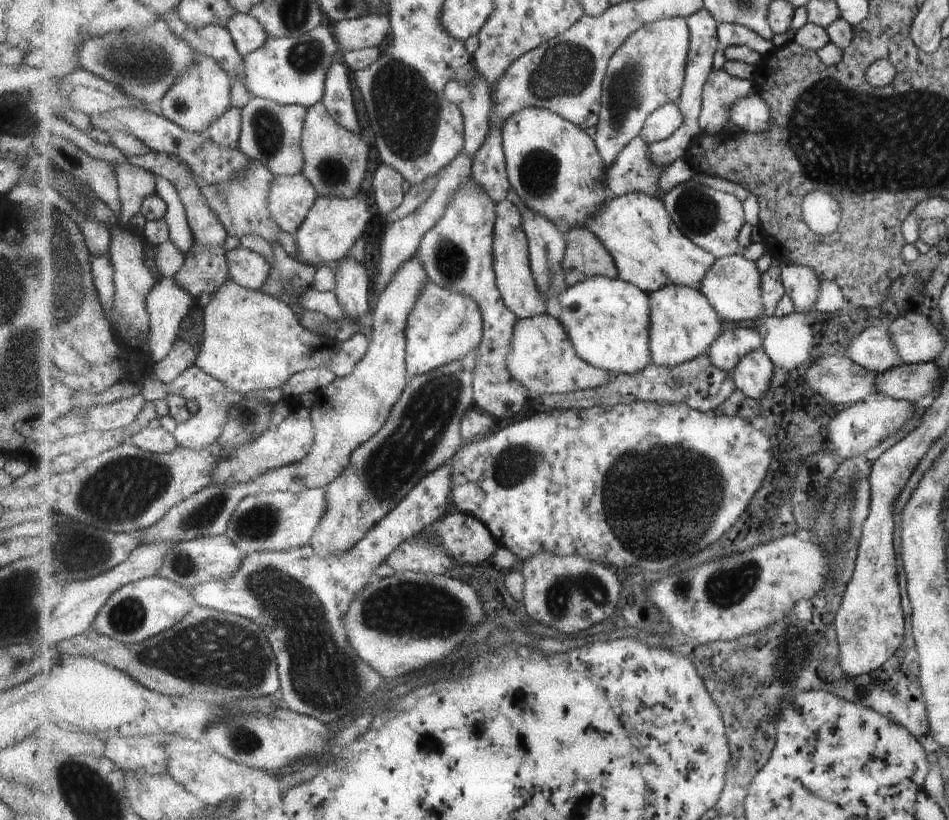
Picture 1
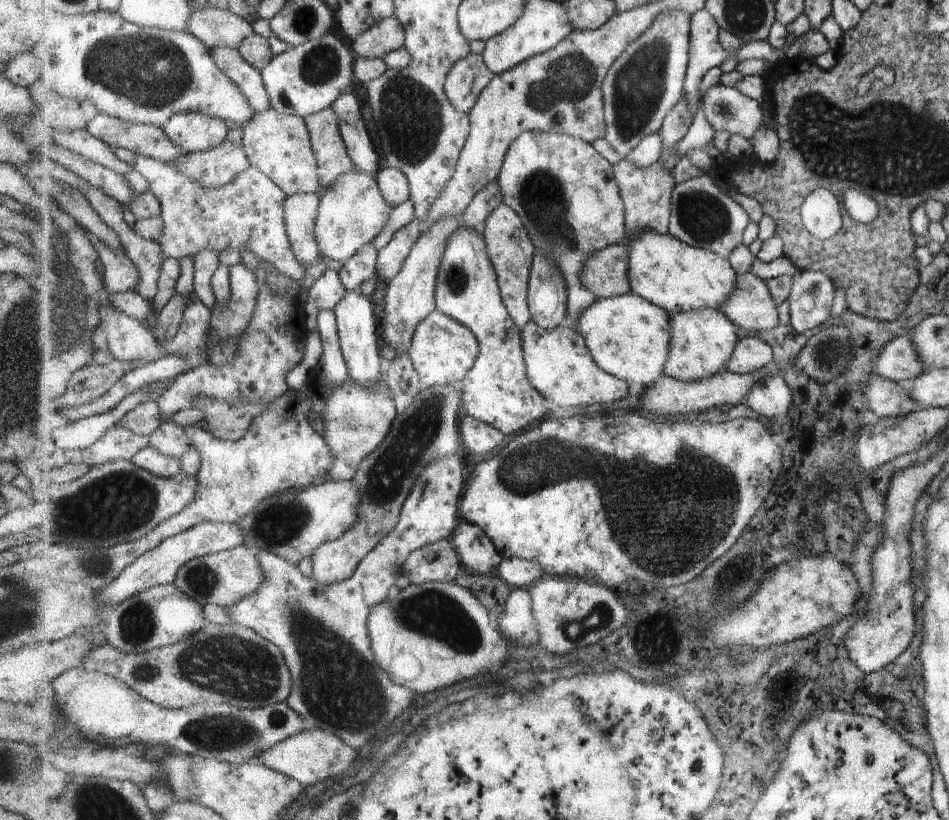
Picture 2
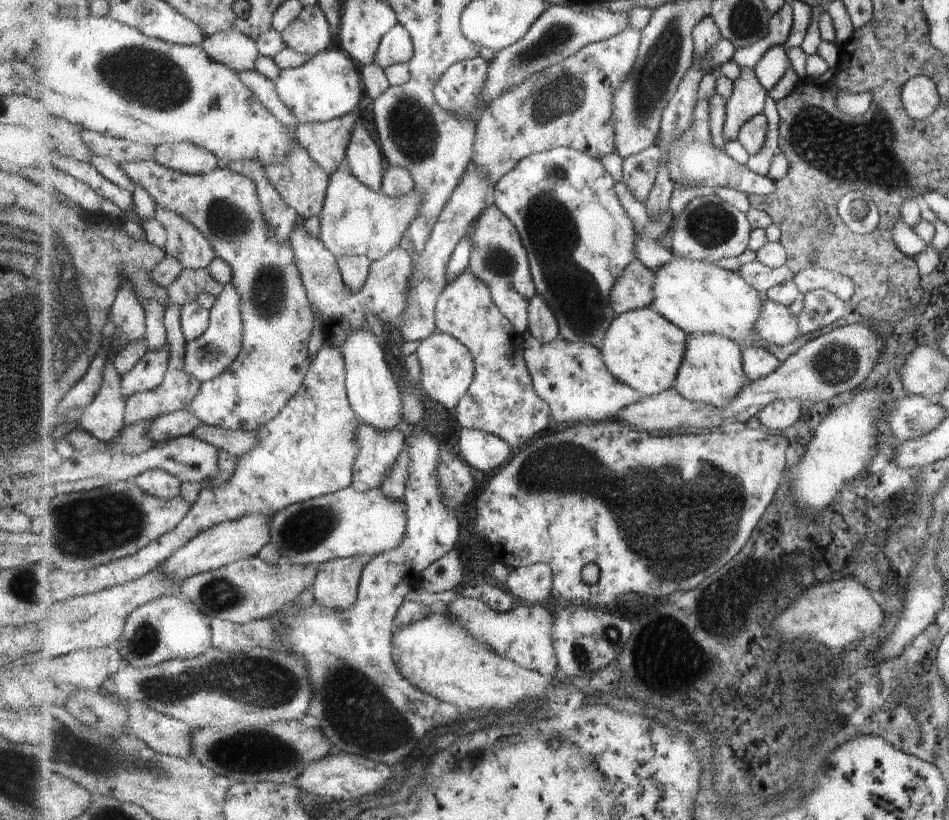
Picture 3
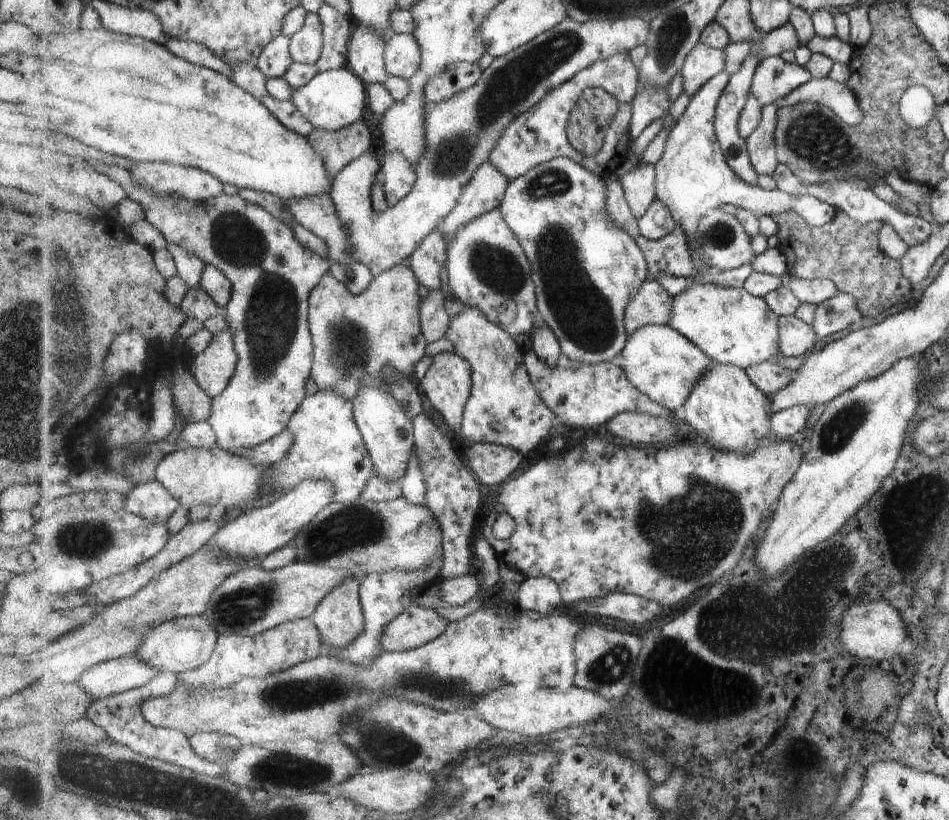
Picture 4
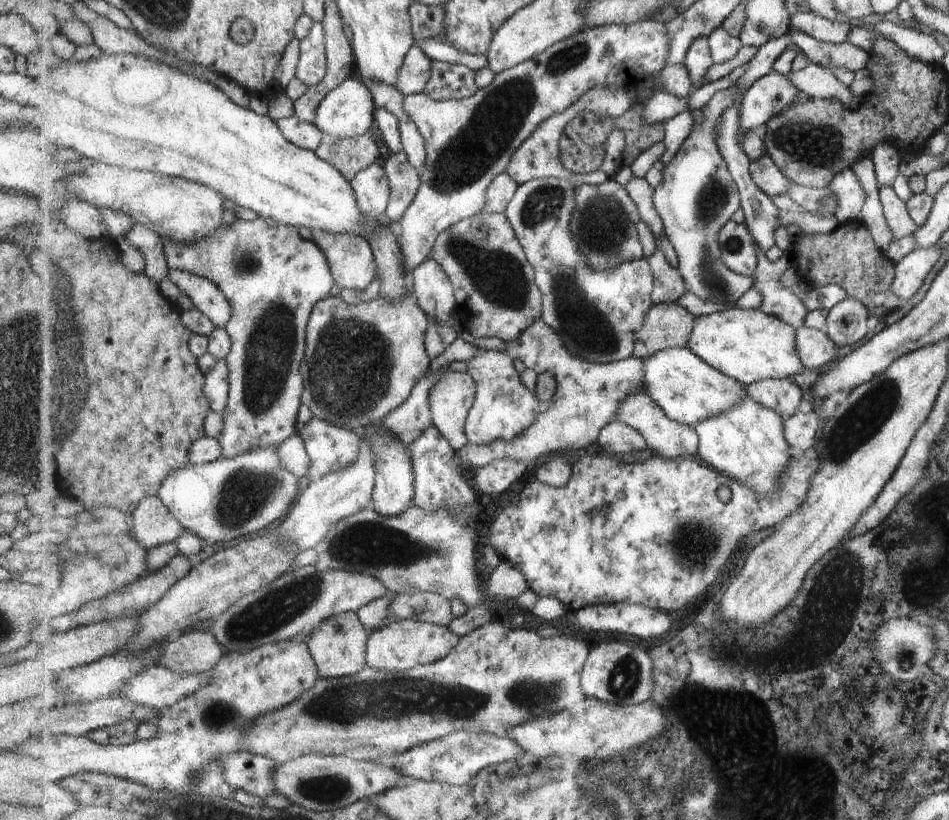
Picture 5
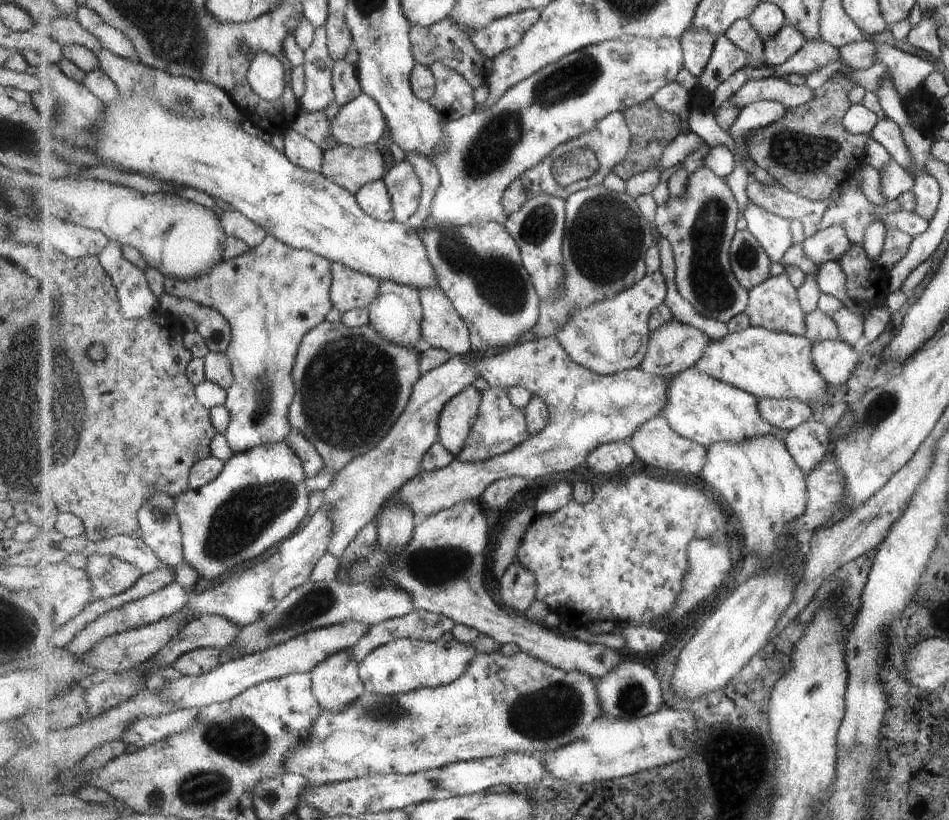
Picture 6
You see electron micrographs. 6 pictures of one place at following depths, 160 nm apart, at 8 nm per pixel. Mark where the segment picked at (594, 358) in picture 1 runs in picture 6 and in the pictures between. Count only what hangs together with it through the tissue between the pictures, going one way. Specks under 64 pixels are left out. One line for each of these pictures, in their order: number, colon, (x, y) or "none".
2: (629, 337)
3: (643, 349)
4: (661, 362)
5: (689, 390)
6: (704, 409)

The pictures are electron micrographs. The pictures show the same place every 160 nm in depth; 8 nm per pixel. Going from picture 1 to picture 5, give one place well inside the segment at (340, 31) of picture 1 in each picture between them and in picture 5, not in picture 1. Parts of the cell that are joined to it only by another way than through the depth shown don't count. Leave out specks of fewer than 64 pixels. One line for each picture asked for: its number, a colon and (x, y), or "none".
2: (389, 34)
3: (397, 47)
4: (403, 56)
5: (416, 72)

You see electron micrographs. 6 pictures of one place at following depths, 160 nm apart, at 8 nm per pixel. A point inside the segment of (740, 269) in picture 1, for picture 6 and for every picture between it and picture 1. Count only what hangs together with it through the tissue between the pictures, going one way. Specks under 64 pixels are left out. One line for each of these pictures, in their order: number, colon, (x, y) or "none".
2: (751, 307)
3: (777, 325)
4: (796, 337)
5: (815, 349)
6: (835, 360)

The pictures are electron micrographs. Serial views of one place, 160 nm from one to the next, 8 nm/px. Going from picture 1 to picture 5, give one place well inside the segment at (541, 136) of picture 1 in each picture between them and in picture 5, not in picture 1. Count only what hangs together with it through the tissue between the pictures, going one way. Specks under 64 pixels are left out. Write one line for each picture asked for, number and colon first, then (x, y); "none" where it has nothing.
2: (566, 193)
3: (579, 237)
4: (586, 268)
5: (598, 314)

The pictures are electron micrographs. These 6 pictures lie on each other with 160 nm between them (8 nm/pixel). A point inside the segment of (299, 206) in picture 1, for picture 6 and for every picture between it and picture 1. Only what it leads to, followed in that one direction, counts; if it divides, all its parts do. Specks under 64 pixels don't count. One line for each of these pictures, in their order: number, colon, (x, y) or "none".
2: (301, 210)
3: (385, 295)
4: (354, 334)
5: (362, 362)
6: (352, 385)

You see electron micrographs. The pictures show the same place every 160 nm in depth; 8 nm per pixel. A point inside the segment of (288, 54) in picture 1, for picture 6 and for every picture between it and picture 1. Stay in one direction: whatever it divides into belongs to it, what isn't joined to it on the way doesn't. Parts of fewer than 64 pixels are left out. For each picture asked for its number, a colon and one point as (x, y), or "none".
2: (305, 79)
3: (329, 85)
4: (333, 99)
5: (349, 111)
6: (360, 123)

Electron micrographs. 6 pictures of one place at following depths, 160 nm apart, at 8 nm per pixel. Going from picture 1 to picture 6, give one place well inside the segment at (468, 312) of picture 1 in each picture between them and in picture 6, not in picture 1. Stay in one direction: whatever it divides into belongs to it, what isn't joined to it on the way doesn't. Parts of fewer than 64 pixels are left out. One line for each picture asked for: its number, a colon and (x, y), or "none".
2: (443, 351)
3: (448, 367)
4: (448, 385)
5: (452, 398)
6: (458, 417)

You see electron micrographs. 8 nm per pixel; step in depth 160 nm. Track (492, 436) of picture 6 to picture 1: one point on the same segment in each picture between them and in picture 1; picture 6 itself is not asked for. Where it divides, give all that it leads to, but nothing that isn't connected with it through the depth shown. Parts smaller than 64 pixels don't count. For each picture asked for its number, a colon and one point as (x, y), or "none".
1: (457, 254)
2: (498, 390)
3: (502, 400)
4: (505, 409)
5: (504, 408)

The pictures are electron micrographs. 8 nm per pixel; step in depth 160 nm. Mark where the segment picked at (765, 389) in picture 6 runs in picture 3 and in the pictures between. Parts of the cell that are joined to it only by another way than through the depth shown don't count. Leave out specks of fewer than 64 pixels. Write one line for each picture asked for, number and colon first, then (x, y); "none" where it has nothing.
3: (698, 296)
4: (731, 325)
5: (749, 345)

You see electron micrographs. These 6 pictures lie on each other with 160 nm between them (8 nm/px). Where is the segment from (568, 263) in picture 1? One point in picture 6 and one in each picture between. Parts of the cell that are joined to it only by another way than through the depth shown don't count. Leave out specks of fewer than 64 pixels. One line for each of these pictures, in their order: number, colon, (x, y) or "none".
2: (607, 274)
3: (634, 289)
4: (652, 304)
5: (667, 325)
6: (676, 346)

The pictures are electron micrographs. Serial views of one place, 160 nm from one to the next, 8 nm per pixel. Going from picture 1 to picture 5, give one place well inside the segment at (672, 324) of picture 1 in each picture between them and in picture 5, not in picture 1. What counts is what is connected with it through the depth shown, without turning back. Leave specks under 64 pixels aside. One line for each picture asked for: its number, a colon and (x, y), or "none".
2: (702, 341)
3: (712, 371)
4: (726, 409)
5: (748, 443)

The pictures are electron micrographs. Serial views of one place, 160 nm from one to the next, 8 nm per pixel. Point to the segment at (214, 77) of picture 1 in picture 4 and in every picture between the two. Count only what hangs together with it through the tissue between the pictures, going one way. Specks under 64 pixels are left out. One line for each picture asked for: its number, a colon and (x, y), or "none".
2: (193, 132)
3: (187, 157)
4: (173, 179)

